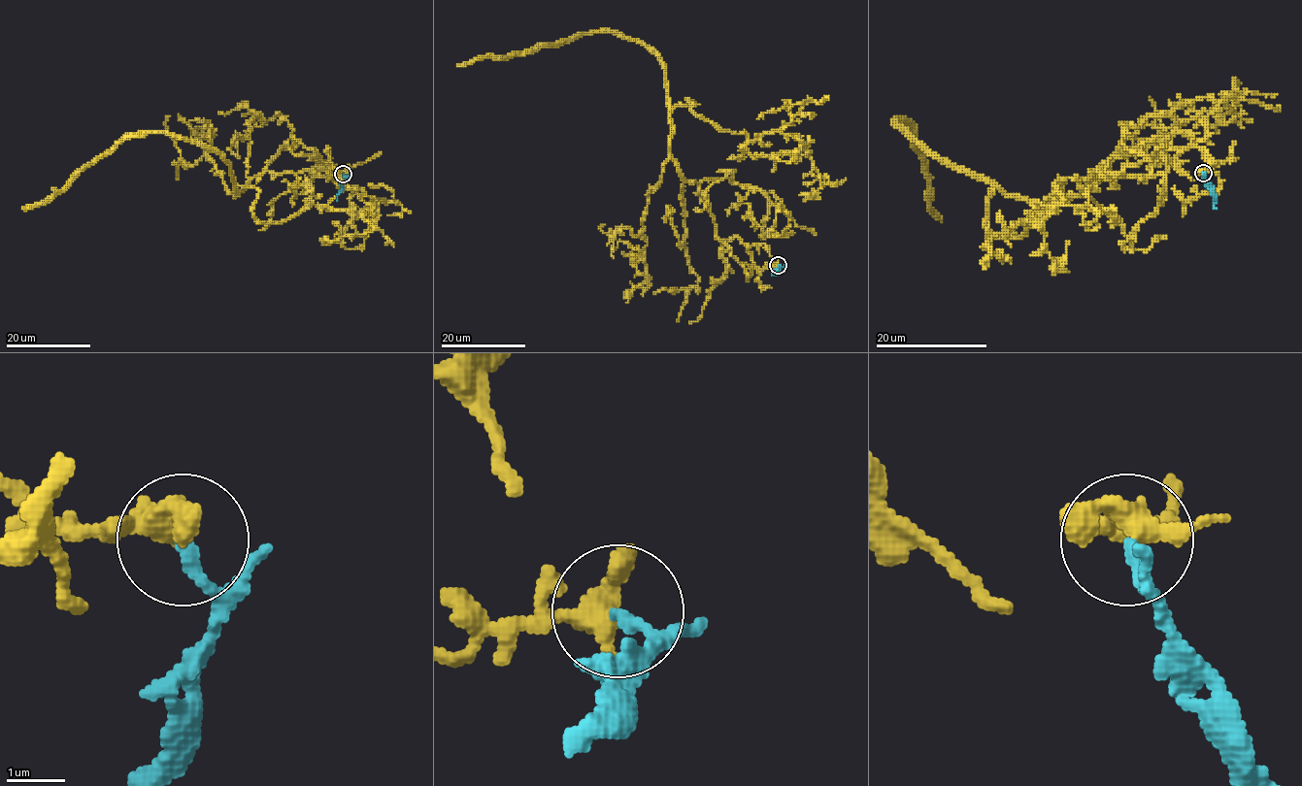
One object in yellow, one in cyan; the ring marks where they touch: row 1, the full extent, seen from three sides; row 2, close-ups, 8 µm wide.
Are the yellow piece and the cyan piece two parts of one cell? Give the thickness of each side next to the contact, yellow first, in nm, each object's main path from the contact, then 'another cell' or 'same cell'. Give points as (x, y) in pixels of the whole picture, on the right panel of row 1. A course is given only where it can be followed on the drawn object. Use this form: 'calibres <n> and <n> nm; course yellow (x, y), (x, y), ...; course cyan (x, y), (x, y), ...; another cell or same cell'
calibres 320 and 200 nm; course yellow (1203, 173), (1199, 147), (1146, 140), (1081, 192), (1028, 202), (945, 164), (896, 118), (942, 220); course cyan (1203, 173), (1214, 198), (1214, 209); same cell

